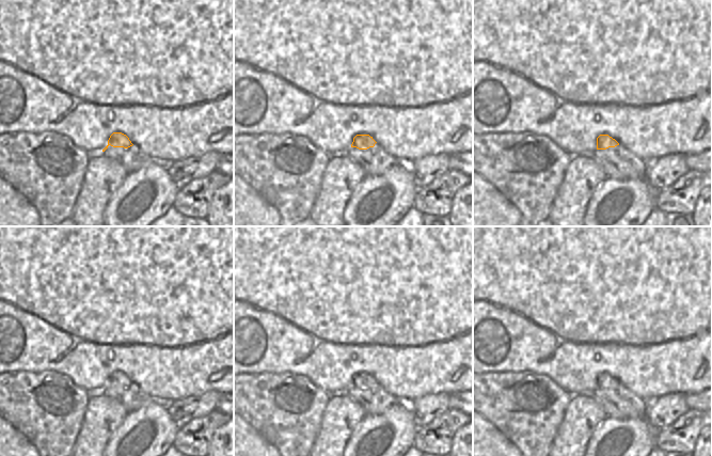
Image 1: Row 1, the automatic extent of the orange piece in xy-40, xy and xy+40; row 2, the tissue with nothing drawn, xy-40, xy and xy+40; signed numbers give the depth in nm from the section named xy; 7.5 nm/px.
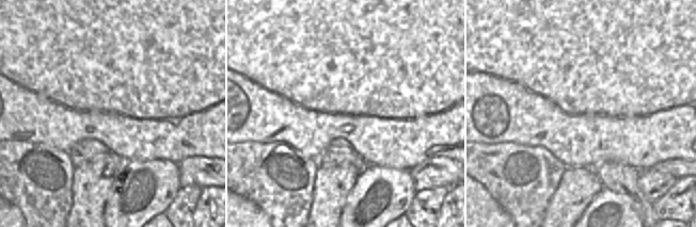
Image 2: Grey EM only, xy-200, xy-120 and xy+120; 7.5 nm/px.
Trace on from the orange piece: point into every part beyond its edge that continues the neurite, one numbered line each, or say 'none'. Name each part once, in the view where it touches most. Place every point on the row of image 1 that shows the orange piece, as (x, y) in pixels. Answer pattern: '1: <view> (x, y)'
1: xy-40 (132, 158).

